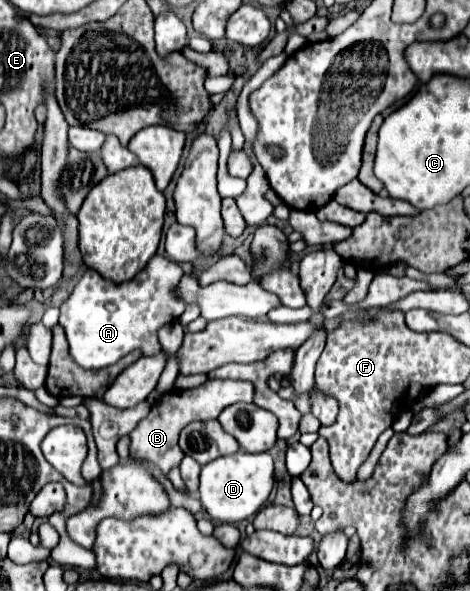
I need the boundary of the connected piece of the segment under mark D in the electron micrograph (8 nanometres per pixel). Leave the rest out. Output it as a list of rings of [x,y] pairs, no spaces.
[[[238,451],[202,467],[200,501],[216,523],[240,523],[252,517],[270,497],[274,487],[274,461],[270,453]]]

